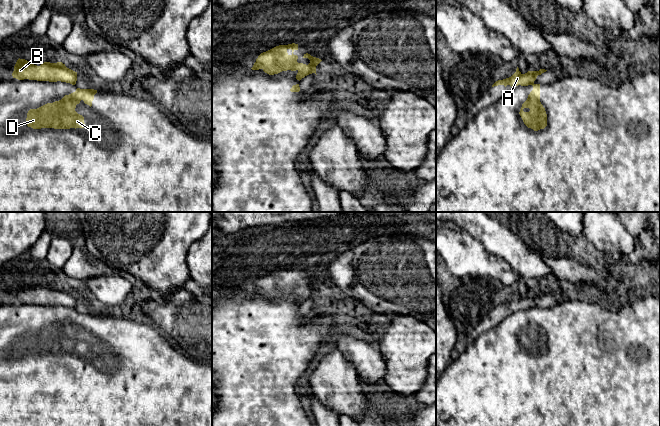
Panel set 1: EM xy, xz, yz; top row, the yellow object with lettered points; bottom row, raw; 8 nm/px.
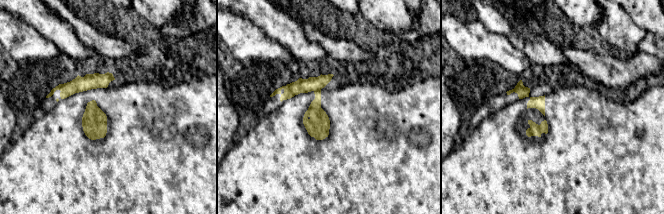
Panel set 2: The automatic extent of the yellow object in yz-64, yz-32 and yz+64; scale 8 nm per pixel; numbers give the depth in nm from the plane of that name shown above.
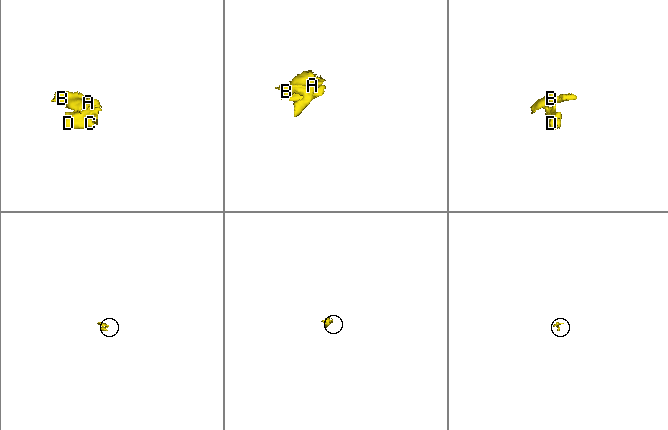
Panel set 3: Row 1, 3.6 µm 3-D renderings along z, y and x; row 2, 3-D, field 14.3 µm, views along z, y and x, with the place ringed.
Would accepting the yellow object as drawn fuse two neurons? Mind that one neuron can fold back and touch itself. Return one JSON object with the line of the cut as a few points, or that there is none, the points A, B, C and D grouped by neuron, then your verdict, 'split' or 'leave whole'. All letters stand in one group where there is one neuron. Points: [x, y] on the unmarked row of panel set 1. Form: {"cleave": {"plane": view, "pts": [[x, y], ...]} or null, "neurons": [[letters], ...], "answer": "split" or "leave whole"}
{"cleave": {"plane": "yz", "pts": [[533, 306], [530, 308]]}, "neurons": [["A", "B"], ["C", "D"]], "answer": "split"}

